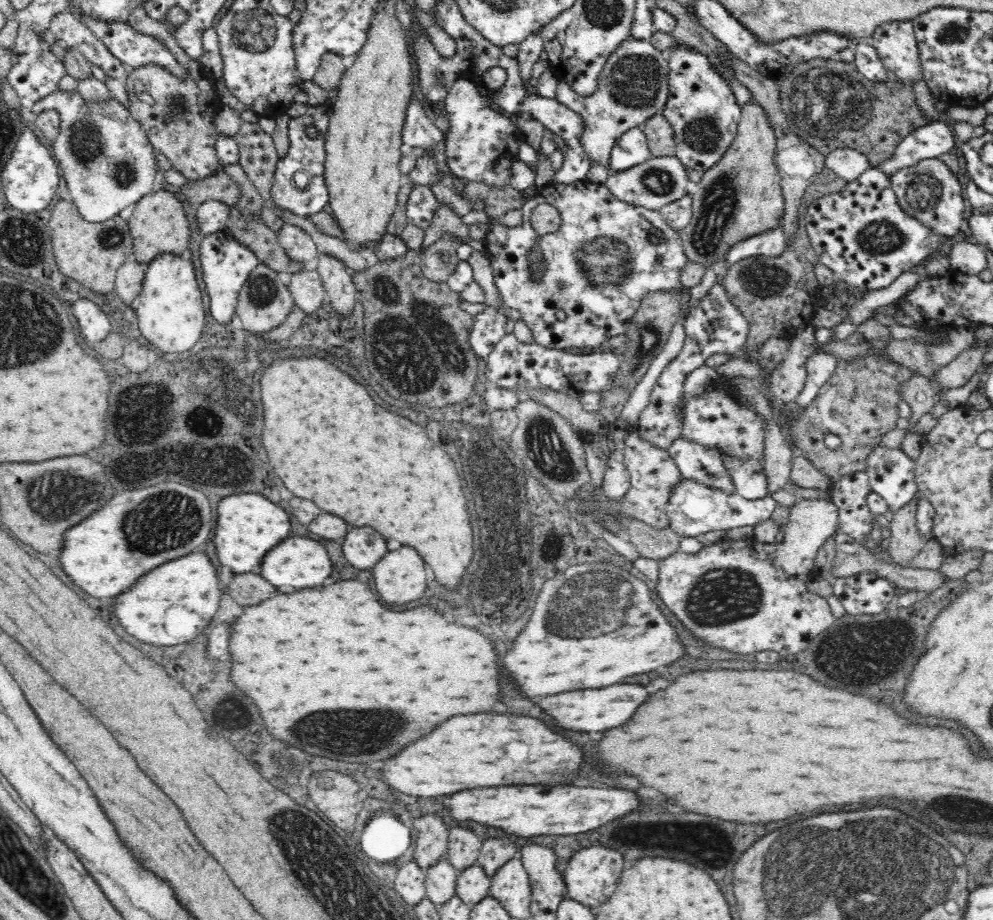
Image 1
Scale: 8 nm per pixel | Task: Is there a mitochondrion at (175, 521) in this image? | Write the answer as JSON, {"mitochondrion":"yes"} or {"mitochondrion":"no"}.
{"mitochondrion":"yes"}

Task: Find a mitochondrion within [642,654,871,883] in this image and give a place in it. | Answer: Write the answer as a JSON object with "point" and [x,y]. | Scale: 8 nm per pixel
{"point":[703,844]}

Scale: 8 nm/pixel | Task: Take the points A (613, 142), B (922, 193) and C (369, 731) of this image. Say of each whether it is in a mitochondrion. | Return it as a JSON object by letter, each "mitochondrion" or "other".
{"A":"other","B":"mitochondrion","C":"mitochondrion"}

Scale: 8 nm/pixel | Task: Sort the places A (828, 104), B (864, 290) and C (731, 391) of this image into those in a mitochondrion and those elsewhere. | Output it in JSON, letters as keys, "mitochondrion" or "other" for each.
{"A":"mitochondrion","B":"other","C":"other"}

